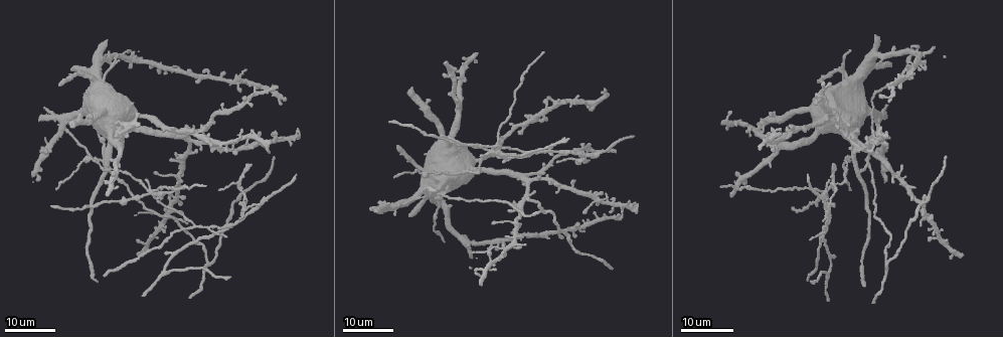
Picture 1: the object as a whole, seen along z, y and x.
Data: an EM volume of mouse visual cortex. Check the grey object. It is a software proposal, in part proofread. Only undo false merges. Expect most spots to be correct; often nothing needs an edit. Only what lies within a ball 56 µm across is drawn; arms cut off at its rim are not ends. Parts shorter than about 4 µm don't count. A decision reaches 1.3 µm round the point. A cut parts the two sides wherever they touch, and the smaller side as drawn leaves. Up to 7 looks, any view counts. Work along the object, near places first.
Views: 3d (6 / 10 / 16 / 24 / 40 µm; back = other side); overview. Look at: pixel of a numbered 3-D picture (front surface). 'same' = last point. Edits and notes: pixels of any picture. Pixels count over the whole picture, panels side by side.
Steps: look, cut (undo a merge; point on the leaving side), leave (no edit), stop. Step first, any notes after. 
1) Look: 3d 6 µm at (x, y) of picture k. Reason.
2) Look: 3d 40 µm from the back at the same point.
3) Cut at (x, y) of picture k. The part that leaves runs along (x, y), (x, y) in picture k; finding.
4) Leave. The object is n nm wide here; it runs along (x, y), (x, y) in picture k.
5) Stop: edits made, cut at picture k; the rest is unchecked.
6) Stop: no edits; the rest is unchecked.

Look: 3d 24 µm at (168, 271) of picture 1. A fork.

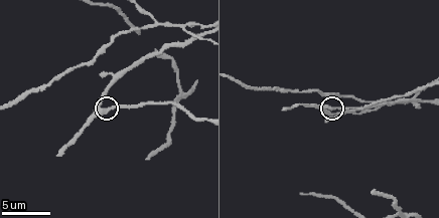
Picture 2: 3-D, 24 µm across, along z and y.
Look: 3d 10 µm at (330, 106) of picture 2.

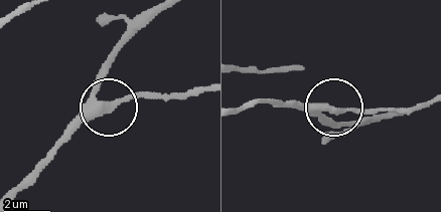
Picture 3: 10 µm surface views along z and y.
Leave. The side arm is 6 µm long; it runs along (155, 13), (113, 59), (100, 88), (105, 103), (53, 150) in picture 3; all the same neuron.

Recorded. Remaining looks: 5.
Look: 3d 16 µm at (506, 248) of picture 1. Small branch off a trunk.

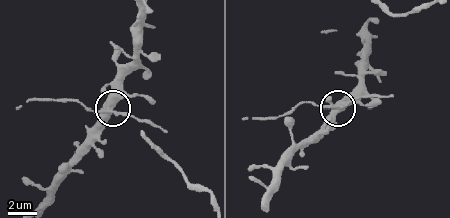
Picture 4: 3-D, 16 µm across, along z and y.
Look: 3d 6 µm at (333, 112) of picture 4.

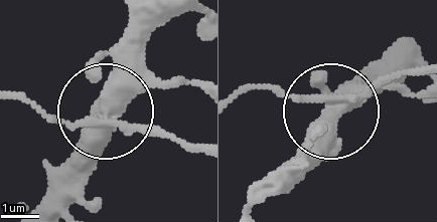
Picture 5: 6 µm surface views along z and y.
Look: 3d 6 µm from the back at (329, 113) of picture 5.

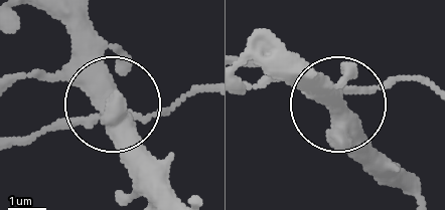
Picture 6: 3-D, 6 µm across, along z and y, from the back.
Cut at (57, 128) of picture 6. 4 arms meet here; two neurons meet here.

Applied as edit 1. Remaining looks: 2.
Stop: edits made, cut at picture 6; the rest is unchecked.

